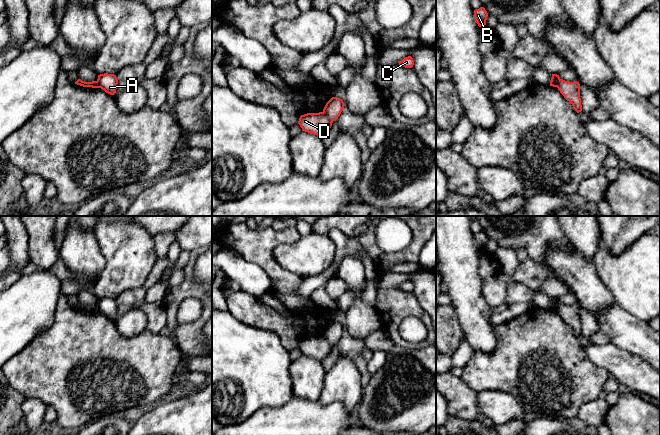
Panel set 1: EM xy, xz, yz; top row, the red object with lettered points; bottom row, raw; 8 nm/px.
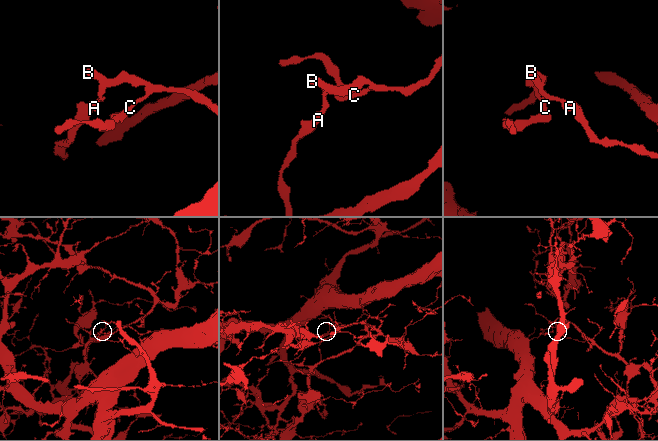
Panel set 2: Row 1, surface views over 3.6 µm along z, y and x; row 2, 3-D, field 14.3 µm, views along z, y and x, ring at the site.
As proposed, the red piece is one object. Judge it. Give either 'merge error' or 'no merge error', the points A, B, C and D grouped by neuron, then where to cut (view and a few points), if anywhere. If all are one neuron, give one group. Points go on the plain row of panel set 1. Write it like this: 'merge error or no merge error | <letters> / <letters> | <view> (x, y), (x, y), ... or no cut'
merge error | A B C / D | xz (322, 336), (332, 346)

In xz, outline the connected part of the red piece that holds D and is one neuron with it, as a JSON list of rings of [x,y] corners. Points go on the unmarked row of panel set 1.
[[[307,337],[301,339],[298,348],[302,355],[323,361],[331,352],[332,345],[323,337]]]

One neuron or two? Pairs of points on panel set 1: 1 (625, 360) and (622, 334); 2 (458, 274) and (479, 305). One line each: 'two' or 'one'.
1: two
2: one

